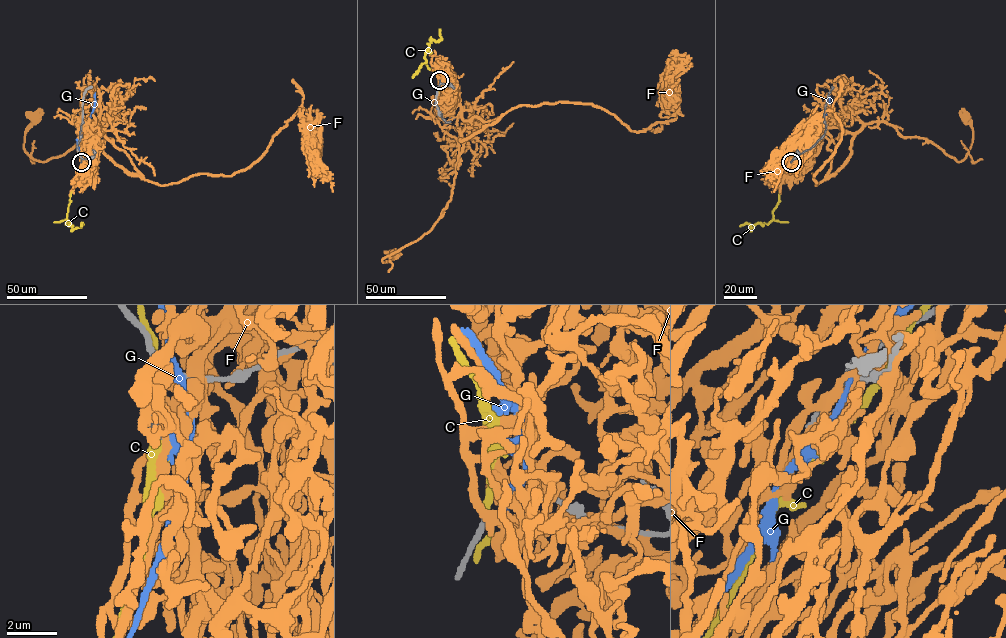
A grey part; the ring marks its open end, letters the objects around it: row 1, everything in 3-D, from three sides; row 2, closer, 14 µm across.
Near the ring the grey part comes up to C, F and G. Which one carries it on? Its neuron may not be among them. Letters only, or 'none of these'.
none of these

